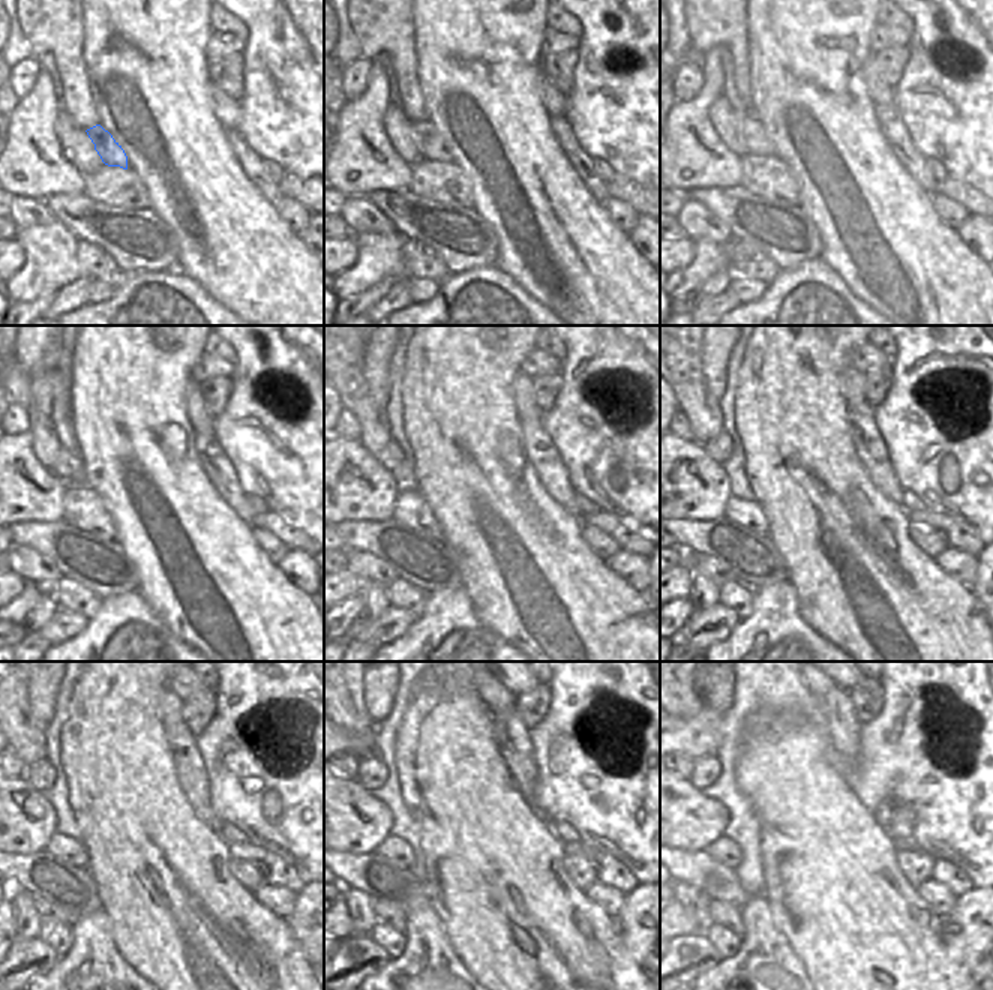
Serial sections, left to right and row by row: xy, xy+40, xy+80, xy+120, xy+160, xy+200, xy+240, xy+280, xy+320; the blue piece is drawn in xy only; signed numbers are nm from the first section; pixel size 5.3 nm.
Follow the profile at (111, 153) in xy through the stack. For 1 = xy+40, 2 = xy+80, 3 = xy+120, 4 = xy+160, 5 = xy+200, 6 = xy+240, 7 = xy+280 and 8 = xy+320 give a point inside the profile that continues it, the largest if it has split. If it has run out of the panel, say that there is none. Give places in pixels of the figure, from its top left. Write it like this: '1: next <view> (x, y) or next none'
1: next xy+40 (426, 137)
2: next xy+80 (756, 141)
3: next xy+120 (69, 468)
4: next xy+160 (390, 456)
5: next xy+200 (719, 447)
6: next xy+240 (41, 774)
7: next xy+280 (372, 773)
8: next xy+320 (705, 771)

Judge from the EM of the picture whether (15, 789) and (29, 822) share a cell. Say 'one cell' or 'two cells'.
one cell

